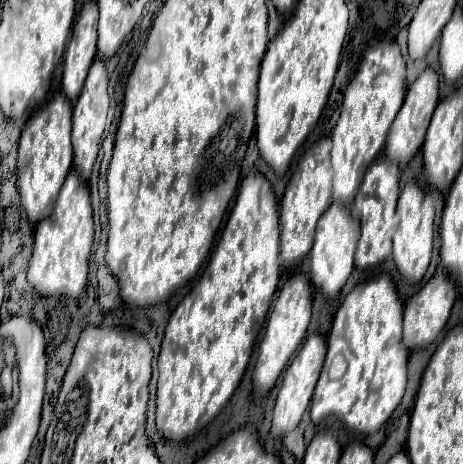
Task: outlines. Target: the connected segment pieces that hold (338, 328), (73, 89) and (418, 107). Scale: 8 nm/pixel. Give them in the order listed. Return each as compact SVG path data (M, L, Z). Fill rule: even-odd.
M387 273L359 283L341 303L329 333L329 351L319 383L311 399L311 419L319 425L327 417L337 417L351 431L371 435L391 417L401 403L407 385L407 359L409 351L401 342L403 301ZM335 355L343 355L347 371L341 379L329 379L329 365Z
M87 1L73 27L73 35L65 51L61 85L71 103L77 101L77 95L81 93L81 83L85 83L89 63L93 63L97 51L97 15L97 5L93 1Z
M427 67L417 77L417 81L407 89L403 107L399 109L399 113L397 113L391 129L389 129L387 145L385 145L387 159L397 163L399 167L405 167L415 157L415 153L421 149L421 145L423 145L423 139L425 139L425 133L427 133L427 127L429 127L431 115L433 115L433 111L437 107L437 101L439 101L439 87L437 87L437 83L439 83L437 73L431 67Z

